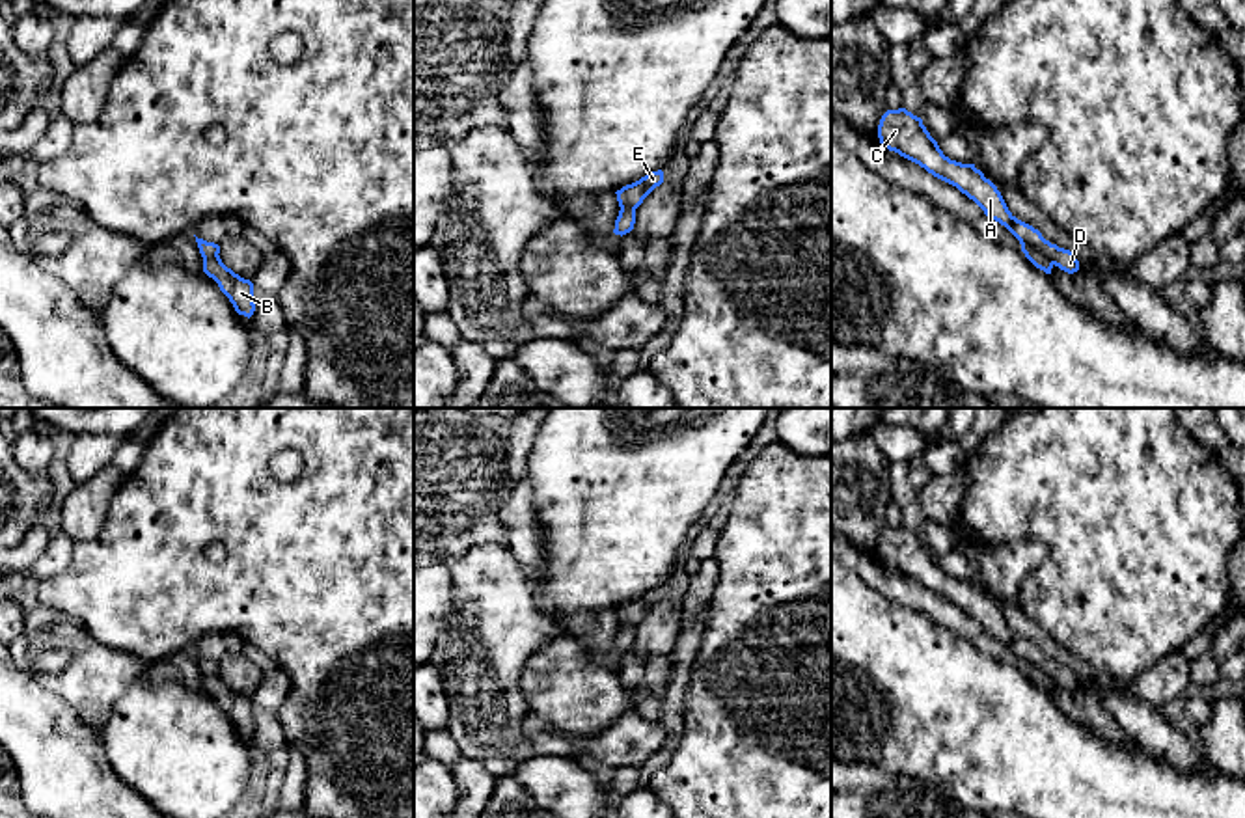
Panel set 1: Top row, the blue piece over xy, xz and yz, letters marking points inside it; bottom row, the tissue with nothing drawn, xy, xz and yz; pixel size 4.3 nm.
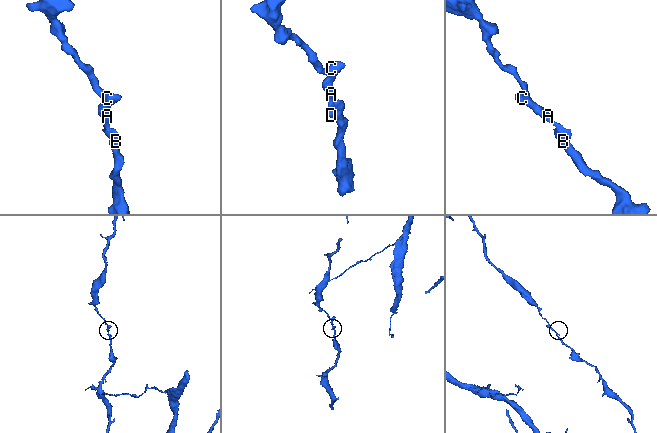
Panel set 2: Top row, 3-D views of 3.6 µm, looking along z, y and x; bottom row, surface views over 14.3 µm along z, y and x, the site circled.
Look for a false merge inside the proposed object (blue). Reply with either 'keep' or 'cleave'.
cleave

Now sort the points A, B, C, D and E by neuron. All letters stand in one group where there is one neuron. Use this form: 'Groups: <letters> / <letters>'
Groups: A C D / B E

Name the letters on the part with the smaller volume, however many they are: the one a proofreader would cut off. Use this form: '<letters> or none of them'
A, C, D

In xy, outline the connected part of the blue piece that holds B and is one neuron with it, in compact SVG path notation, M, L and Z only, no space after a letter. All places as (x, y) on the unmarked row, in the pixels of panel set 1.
M220 673L203 676L203 689L218 701L220 708L229 716L239 732L248 736L253 732L253 701L250 697L244 697L227 686Z

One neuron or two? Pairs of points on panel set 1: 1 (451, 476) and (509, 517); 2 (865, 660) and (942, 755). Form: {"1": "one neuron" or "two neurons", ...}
{"1": "two neurons", "2": "one neuron"}

